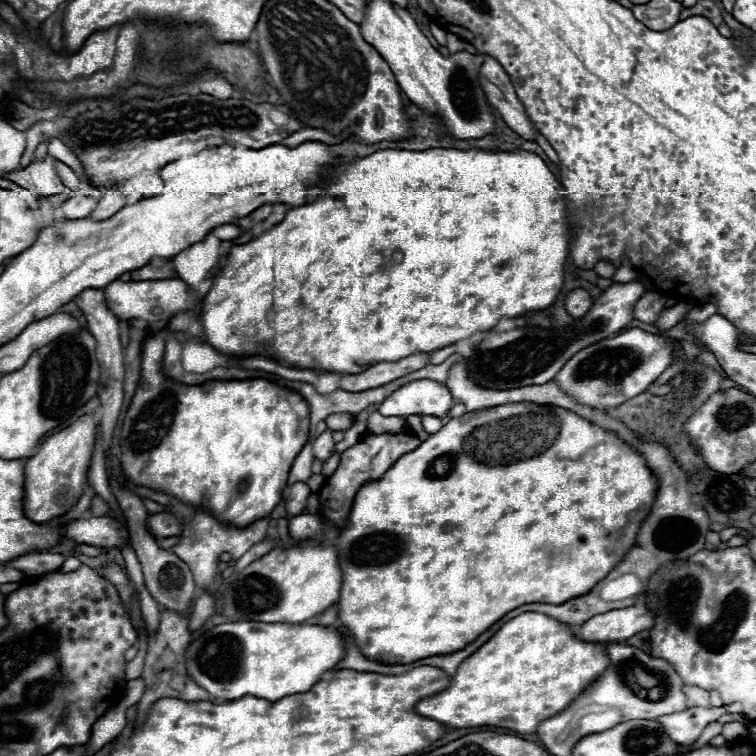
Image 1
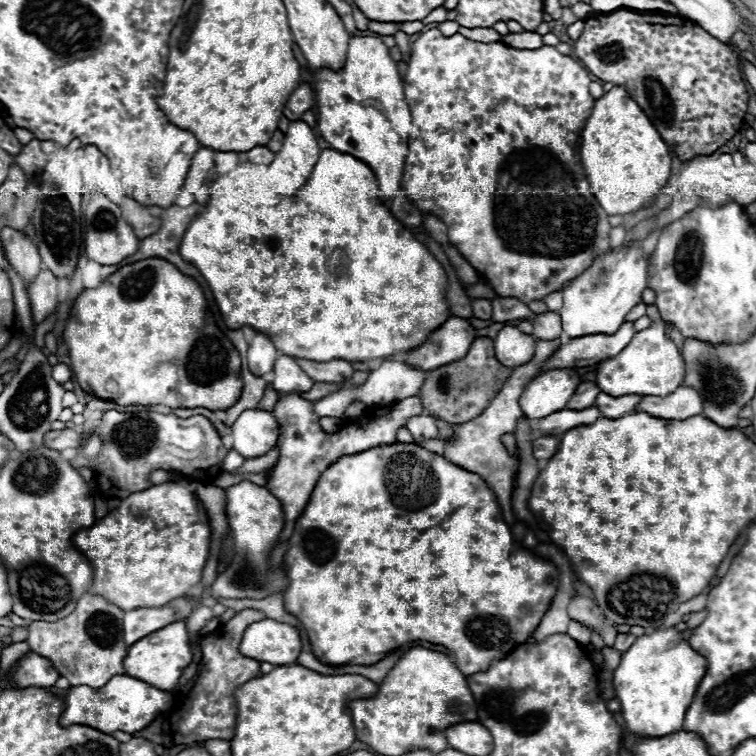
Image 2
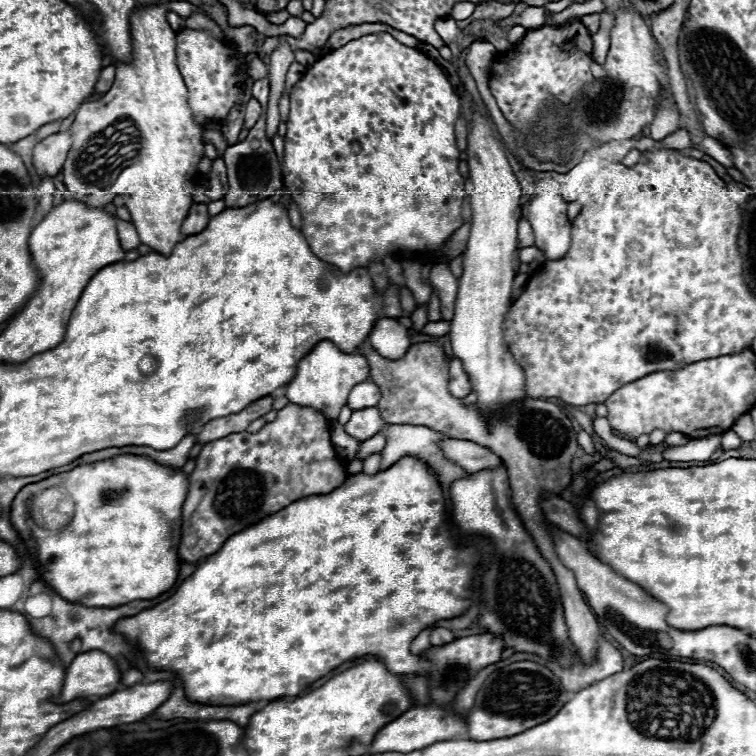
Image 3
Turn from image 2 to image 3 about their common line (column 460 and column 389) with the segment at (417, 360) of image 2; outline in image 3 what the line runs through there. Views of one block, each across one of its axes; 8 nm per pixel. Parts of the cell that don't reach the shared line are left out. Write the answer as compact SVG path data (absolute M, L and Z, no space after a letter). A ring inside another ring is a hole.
M394 318L376 320L372 332L368 334L368 339L363 344L364 348L372 347L384 358L400 358L406 354L408 346L410 346L408 330Z

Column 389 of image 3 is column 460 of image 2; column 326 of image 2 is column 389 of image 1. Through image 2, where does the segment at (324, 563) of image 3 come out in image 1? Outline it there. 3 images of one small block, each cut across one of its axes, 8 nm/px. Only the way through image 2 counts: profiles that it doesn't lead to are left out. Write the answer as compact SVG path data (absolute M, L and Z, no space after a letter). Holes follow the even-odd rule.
M518 402L452 418L436 434L430 434L428 440L424 440L416 450L400 456L380 480L368 480L356 492L348 522L336 538L338 562L342 570L338 618L346 628L346 634L354 638L360 654L376 662L410 664L422 658L436 656L436 652L456 652L456 648L464 648L464 644L476 640L504 614L508 614L512 608L518 608L520 604L528 604L528 600L542 604L564 604L564 600L572 600L572 596L584 596L584 592L590 592L590 588L596 586L604 576L608 576L608 572L632 546L642 520L652 508L656 490L656 478L652 476L652 472L648 472L644 458L638 452L632 452L628 444L616 440L612 432L592 428L592 424L580 420L580 416L564 408Z

